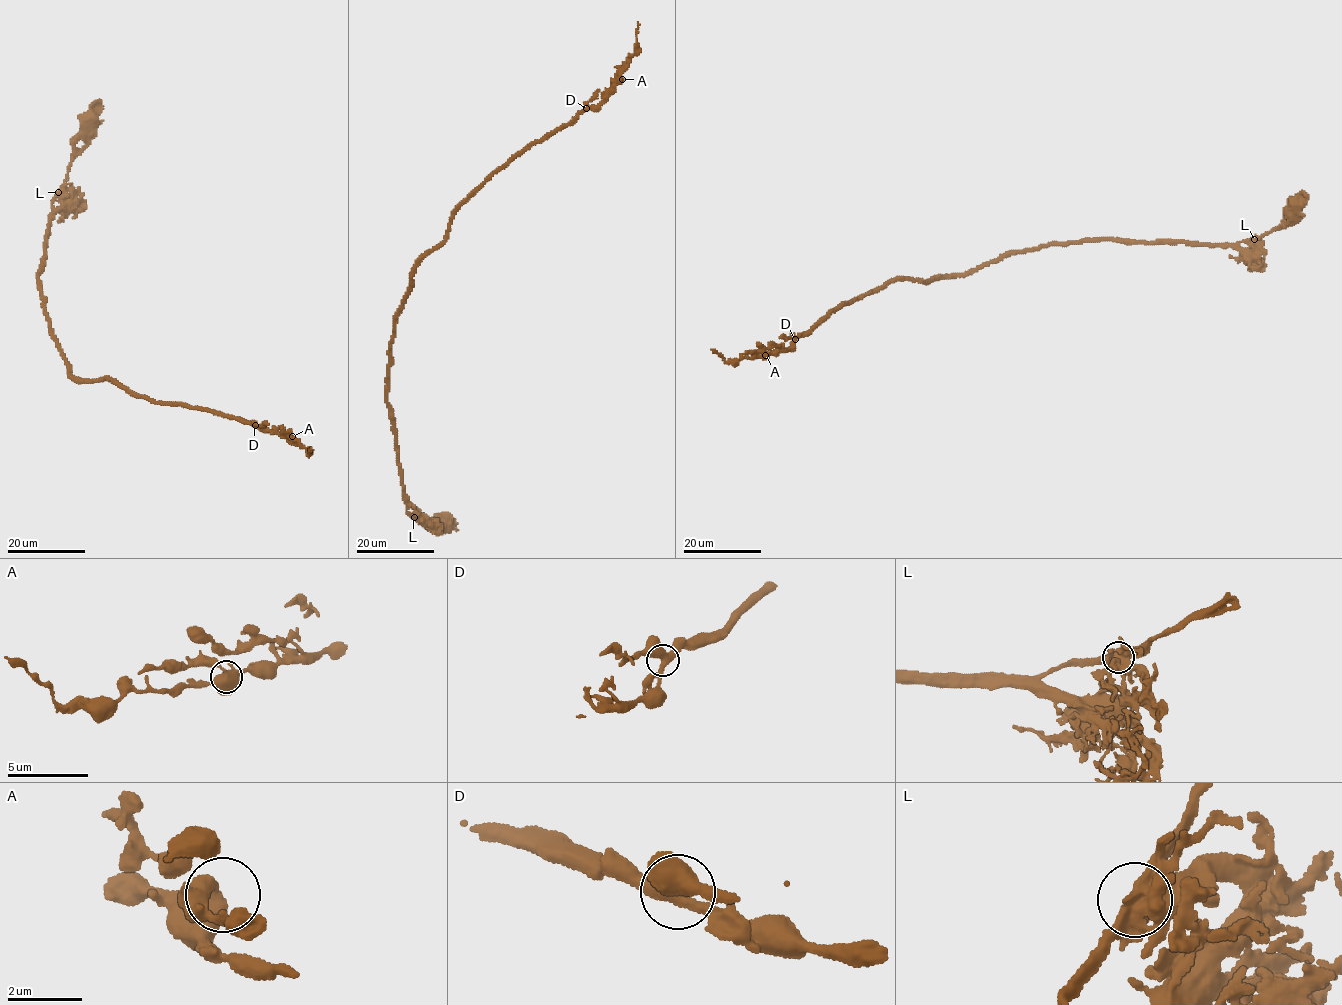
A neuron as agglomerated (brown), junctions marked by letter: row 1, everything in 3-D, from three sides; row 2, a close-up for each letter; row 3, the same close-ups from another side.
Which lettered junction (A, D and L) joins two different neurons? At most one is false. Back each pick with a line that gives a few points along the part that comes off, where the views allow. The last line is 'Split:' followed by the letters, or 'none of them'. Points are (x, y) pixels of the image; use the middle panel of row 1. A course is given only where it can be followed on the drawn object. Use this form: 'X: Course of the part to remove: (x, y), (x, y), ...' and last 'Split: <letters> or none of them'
Split: none of them

